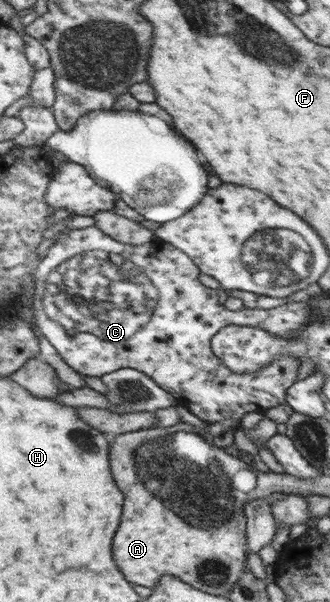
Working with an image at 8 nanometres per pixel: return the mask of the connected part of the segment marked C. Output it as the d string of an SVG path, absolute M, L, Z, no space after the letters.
M95 225L70 230L51 245L34 271L35 325L55 347L61 359L77 373L101 378L121 368L143 372L179 402L179 406L189 409L201 421L208 424L223 423L227 430L234 431L246 413L264 413L272 407L285 404L289 387L307 366L289 352L271 360L262 371L231 372L213 354L211 338L223 327L234 325L257 327L275 337L293 339L305 327L311 306L307 302L293 302L273 309L245 307L233 311L219 304L217 290L203 285L199 280L200 274L199 267L183 251L157 238L143 245L127 245L115 241Z

